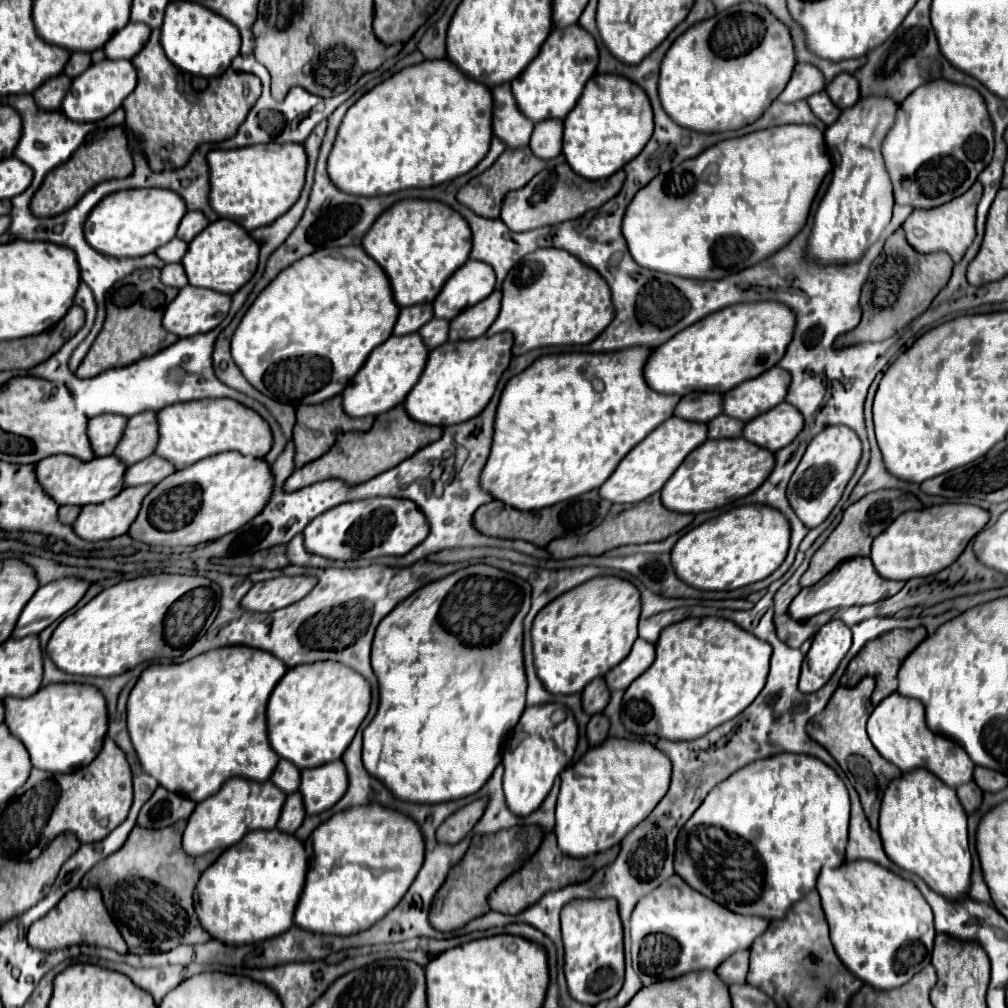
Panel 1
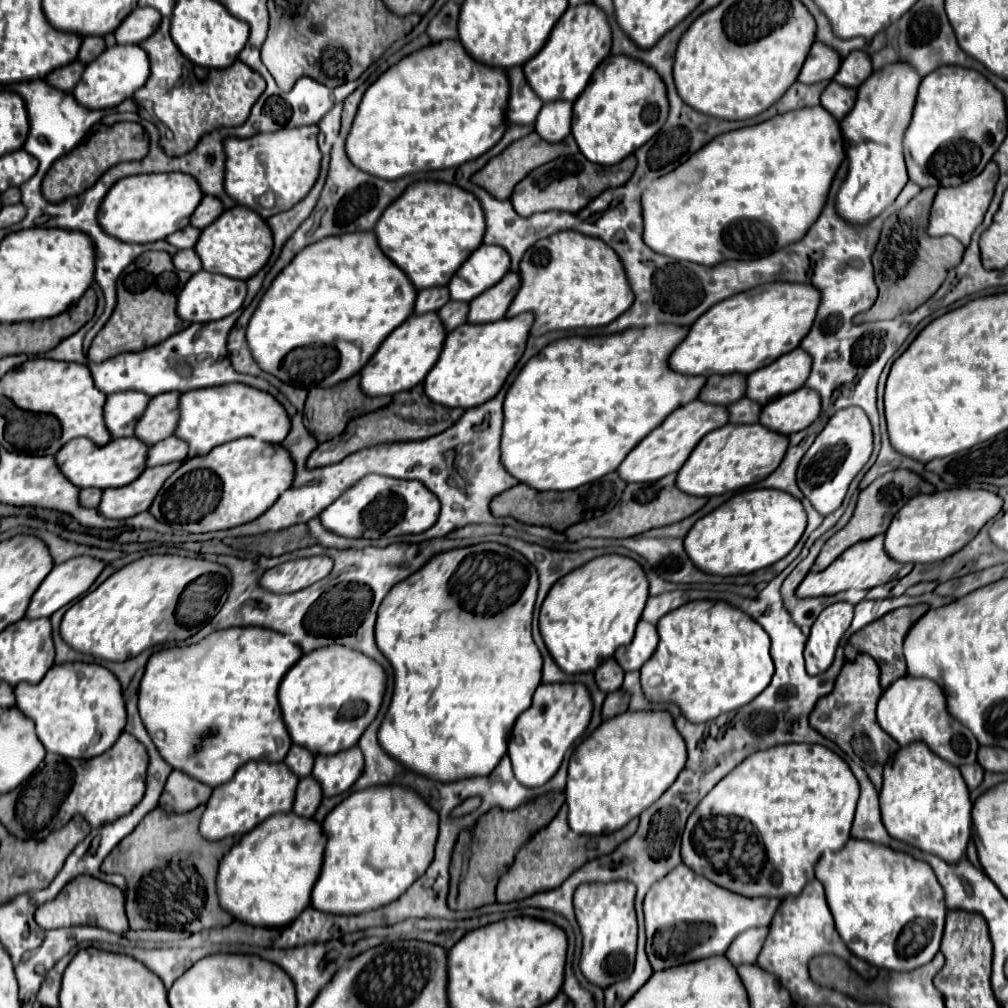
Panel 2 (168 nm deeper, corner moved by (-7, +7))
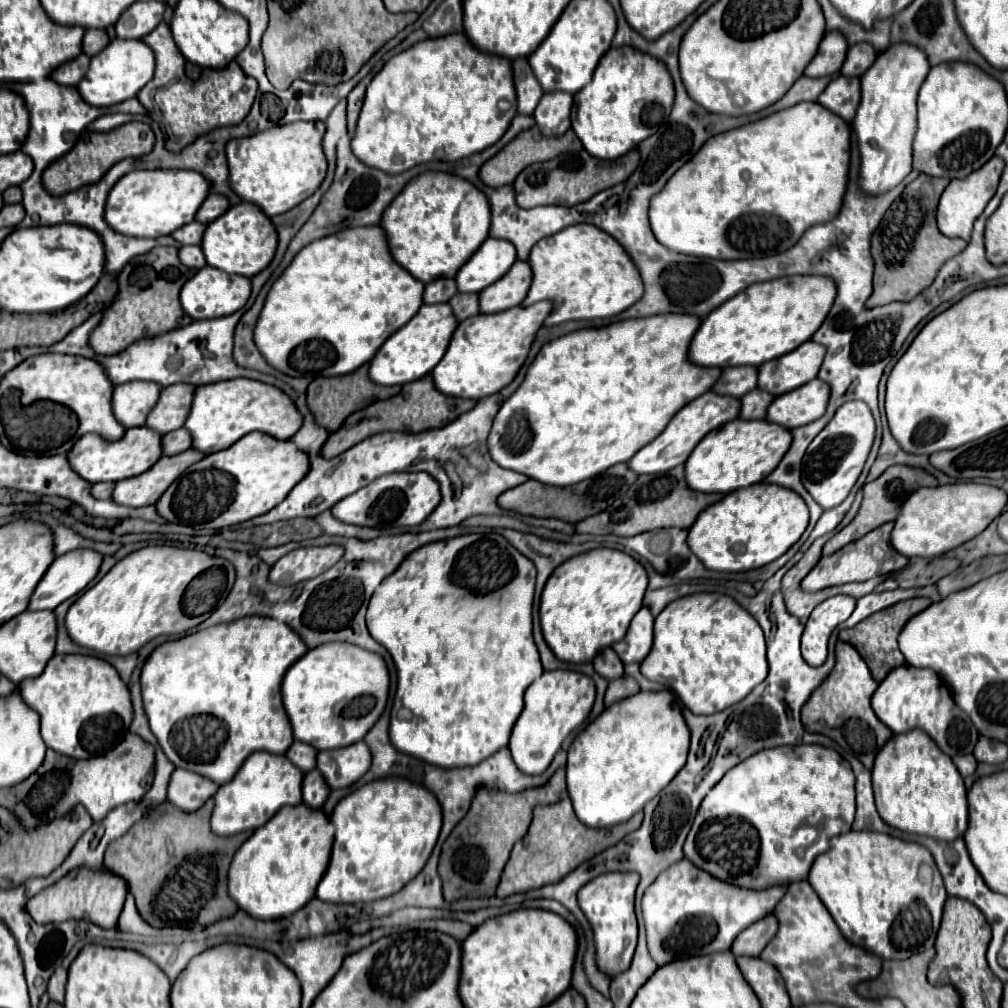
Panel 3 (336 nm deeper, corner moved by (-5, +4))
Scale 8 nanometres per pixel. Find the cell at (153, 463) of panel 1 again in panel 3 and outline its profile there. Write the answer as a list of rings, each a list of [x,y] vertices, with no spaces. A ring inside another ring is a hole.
[[[185,427],[163,435],[163,455],[177,455],[193,445],[193,439]]]

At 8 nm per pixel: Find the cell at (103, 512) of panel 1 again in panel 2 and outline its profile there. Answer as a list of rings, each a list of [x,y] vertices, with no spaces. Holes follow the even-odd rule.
[[[165,464],[155,468],[145,468],[143,474],[123,488],[103,490],[103,498],[99,504],[99,514],[109,520],[125,520],[145,512],[163,482],[179,468],[181,464]]]

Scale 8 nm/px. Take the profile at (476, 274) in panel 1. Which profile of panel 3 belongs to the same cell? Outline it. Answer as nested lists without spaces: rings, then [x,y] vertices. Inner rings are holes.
[[[489,237],[457,273],[457,287],[461,293],[479,293],[501,279],[515,261],[517,251],[509,241]]]

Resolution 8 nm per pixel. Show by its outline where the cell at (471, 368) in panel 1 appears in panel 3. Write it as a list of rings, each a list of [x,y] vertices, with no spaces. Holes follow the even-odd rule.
[[[533,303],[529,307],[511,307],[499,313],[479,313],[473,319],[465,319],[459,323],[457,331],[453,333],[453,339],[449,343],[447,355],[437,363],[437,367],[431,371],[433,381],[437,385],[437,389],[445,395],[453,395],[453,397],[465,397],[465,399],[481,399],[487,395],[493,395],[497,391],[501,391],[503,387],[507,387],[517,371],[521,369],[521,365],[525,363],[531,343],[539,331],[539,327],[545,321],[545,315],[549,315],[549,307],[553,307],[553,303]]]

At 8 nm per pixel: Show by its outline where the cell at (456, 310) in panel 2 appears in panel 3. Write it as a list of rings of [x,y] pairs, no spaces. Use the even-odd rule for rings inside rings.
[[[457,293],[457,295],[453,295],[449,305],[453,307],[455,317],[459,321],[463,321],[463,319],[479,313],[479,295],[477,293]]]

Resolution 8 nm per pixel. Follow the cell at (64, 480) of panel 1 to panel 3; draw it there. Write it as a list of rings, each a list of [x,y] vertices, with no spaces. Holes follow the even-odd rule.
[[[135,427],[127,429],[125,437],[119,441],[105,441],[93,433],[83,435],[69,451],[69,463],[85,481],[99,483],[99,481],[121,481],[127,477],[141,475],[149,467],[153,467],[161,459],[161,455],[163,455],[161,435],[157,435],[157,431],[151,431],[149,427]]]

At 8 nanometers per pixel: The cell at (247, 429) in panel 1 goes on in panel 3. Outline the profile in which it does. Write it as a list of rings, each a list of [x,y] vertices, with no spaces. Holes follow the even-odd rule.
[[[229,379],[195,389],[193,407],[185,427],[193,435],[195,449],[215,453],[231,447],[251,431],[261,431],[277,439],[291,439],[301,427],[301,413],[297,411],[293,399],[273,385],[251,379]]]

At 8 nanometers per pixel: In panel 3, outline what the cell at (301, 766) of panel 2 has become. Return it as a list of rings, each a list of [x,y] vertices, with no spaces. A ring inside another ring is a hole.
[[[295,741],[291,747],[289,747],[289,751],[287,751],[287,757],[303,771],[303,773],[307,773],[307,771],[311,771],[311,769],[315,769],[315,763],[317,763],[317,749],[315,747],[311,747],[309,743],[301,743],[301,741]]]

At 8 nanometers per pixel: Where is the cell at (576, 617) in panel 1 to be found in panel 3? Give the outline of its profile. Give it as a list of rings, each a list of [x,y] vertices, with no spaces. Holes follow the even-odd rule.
[[[599,547],[567,559],[551,573],[541,593],[539,615],[541,615],[541,629],[547,645],[563,661],[569,661],[569,663],[593,661],[593,657],[601,649],[611,647],[613,643],[625,637],[633,615],[641,609],[645,589],[647,589],[647,573],[643,565],[623,551]]]

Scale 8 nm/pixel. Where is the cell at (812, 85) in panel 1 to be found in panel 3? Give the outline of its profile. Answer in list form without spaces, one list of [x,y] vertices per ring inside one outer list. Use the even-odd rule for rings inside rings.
[[[837,31],[825,33],[817,55],[811,59],[811,63],[805,69],[807,77],[825,77],[835,75],[841,71],[841,65],[845,61],[849,43],[845,35],[837,35]]]

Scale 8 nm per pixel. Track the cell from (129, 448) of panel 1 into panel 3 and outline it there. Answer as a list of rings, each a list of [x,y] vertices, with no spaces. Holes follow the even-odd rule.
[[[183,383],[165,387],[161,391],[157,405],[149,413],[145,425],[159,431],[161,435],[165,435],[167,431],[175,431],[175,429],[183,427],[183,423],[191,411],[193,393],[195,393],[195,387],[189,387]]]

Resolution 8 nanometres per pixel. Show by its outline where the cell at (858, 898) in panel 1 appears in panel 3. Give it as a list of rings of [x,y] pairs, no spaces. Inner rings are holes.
[[[847,831],[845,835],[833,837],[829,851],[821,853],[815,859],[807,881],[811,883],[823,905],[829,909],[845,939],[853,945],[865,947],[883,959],[907,959],[933,947],[947,891],[929,849],[925,849],[923,845],[907,843],[899,837],[877,831]]]

